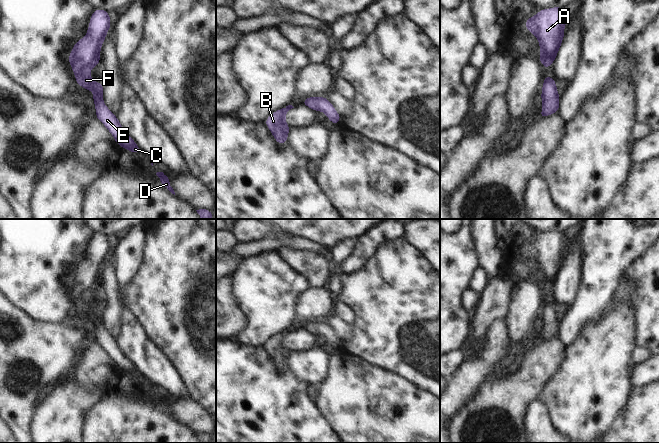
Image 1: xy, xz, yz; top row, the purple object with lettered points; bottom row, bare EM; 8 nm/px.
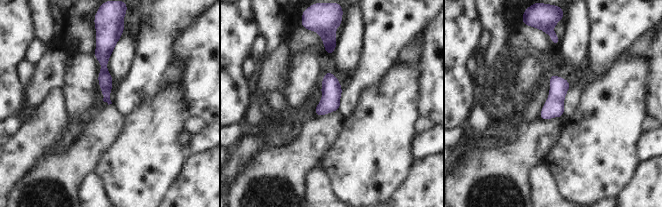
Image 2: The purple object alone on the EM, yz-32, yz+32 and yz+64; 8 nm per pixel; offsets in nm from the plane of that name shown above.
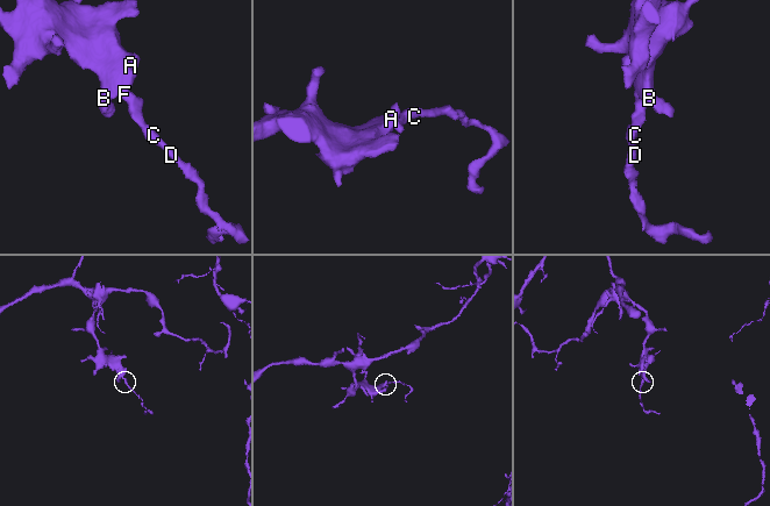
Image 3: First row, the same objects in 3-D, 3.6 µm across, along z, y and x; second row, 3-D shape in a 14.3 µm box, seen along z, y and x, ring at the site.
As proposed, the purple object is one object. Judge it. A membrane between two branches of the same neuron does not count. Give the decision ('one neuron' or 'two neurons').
one neuron

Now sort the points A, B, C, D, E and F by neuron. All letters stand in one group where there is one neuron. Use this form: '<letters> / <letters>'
A B C D E F

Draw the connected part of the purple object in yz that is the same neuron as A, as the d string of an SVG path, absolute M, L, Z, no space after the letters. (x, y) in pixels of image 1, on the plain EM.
M562 231L541 233L525 246L527 254L539 264L539 285L547 294L558 278L565 259L564 250L568 246L569 241Z

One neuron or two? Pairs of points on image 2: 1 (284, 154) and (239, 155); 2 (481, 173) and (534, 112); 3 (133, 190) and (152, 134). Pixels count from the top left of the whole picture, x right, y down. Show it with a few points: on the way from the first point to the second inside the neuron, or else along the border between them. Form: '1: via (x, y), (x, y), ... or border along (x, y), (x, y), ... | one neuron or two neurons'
1: border along (264, 149), (242, 172) | two neurons
2: border along (539, 118), (525, 125) | two neurons
3: via (136, 176), (137, 170), (148, 156), (149, 148) | one neuron

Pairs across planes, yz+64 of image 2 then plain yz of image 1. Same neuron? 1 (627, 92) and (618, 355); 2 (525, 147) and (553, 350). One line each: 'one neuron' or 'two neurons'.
1: one neuron
2: one neuron

